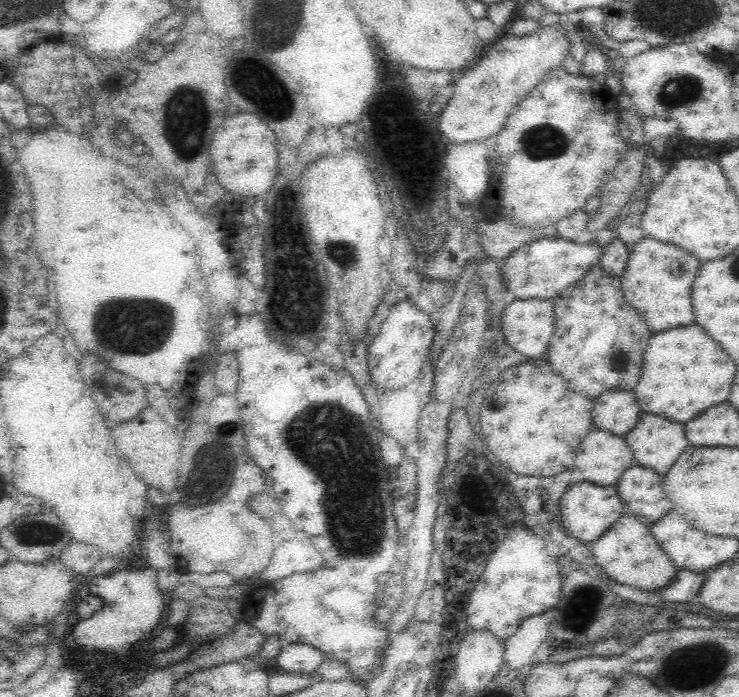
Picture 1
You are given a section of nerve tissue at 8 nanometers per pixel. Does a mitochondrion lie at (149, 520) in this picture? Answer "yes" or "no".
no

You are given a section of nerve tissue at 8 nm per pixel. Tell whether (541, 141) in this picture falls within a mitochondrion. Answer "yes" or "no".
yes

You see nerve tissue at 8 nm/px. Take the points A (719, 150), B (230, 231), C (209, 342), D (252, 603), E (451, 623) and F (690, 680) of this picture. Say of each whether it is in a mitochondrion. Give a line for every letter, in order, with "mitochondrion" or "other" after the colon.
A: other
B: other
C: other
D: other
E: other
F: mitochondrion

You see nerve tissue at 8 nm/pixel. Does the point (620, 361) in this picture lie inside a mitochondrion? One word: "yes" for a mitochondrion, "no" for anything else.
yes

